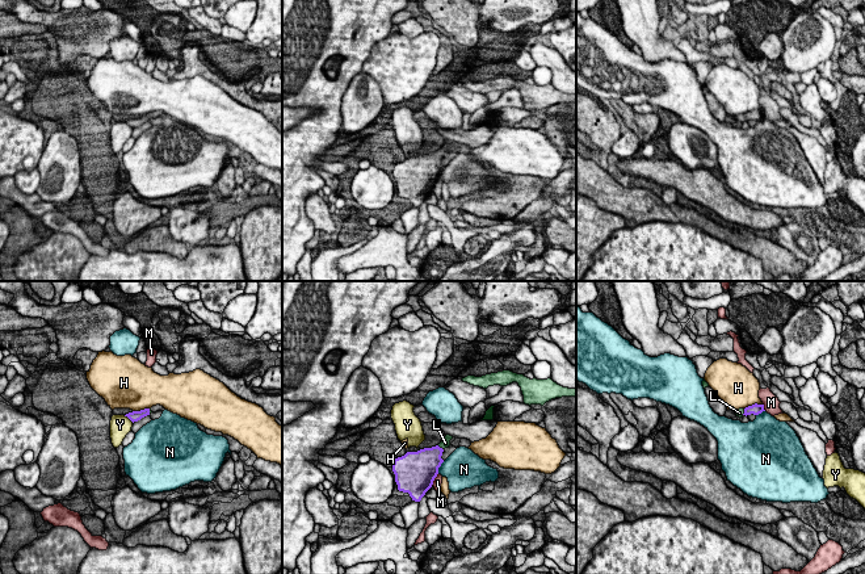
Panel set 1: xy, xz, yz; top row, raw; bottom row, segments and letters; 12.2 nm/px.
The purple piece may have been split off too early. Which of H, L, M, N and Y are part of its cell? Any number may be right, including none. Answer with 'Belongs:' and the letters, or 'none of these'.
Belongs: L

